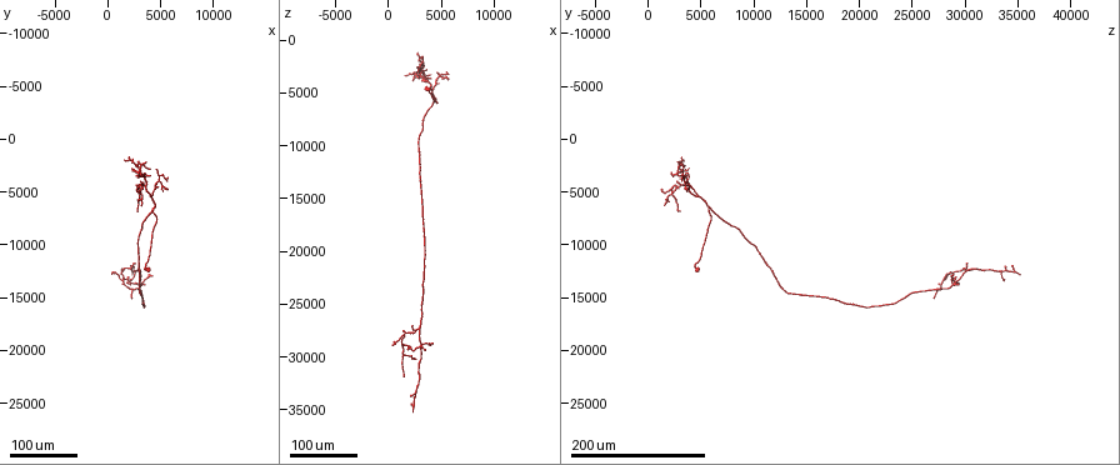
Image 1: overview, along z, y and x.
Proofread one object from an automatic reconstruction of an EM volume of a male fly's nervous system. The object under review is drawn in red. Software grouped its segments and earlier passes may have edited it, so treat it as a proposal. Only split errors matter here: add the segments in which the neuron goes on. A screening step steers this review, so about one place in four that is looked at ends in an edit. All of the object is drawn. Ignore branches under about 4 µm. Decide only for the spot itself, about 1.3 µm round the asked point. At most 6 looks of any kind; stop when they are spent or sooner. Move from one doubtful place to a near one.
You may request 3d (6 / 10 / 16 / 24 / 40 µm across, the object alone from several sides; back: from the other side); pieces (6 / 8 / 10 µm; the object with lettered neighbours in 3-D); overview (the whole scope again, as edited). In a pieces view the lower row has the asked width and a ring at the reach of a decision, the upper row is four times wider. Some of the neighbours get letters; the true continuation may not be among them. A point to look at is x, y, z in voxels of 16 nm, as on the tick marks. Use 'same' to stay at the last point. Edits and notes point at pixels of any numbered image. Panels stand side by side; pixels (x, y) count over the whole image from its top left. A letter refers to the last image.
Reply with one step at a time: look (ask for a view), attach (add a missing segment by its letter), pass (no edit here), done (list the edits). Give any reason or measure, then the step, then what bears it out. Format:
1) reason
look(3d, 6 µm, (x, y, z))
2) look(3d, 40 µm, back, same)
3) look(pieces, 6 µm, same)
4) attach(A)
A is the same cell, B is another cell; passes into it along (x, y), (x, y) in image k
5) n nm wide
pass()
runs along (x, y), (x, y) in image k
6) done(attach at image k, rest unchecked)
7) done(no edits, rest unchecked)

thin end
look(3d, 40 µm, (2000, 15000, 27200))

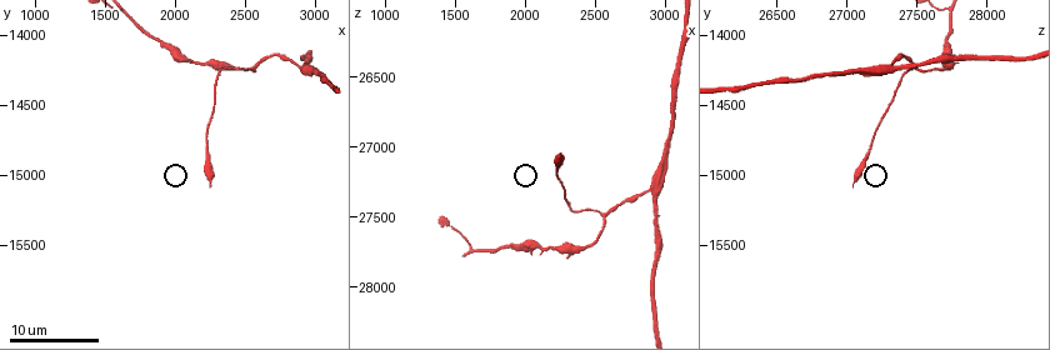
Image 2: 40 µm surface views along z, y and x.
look(pieces, 10 µm, (2240, 15060, 27040))

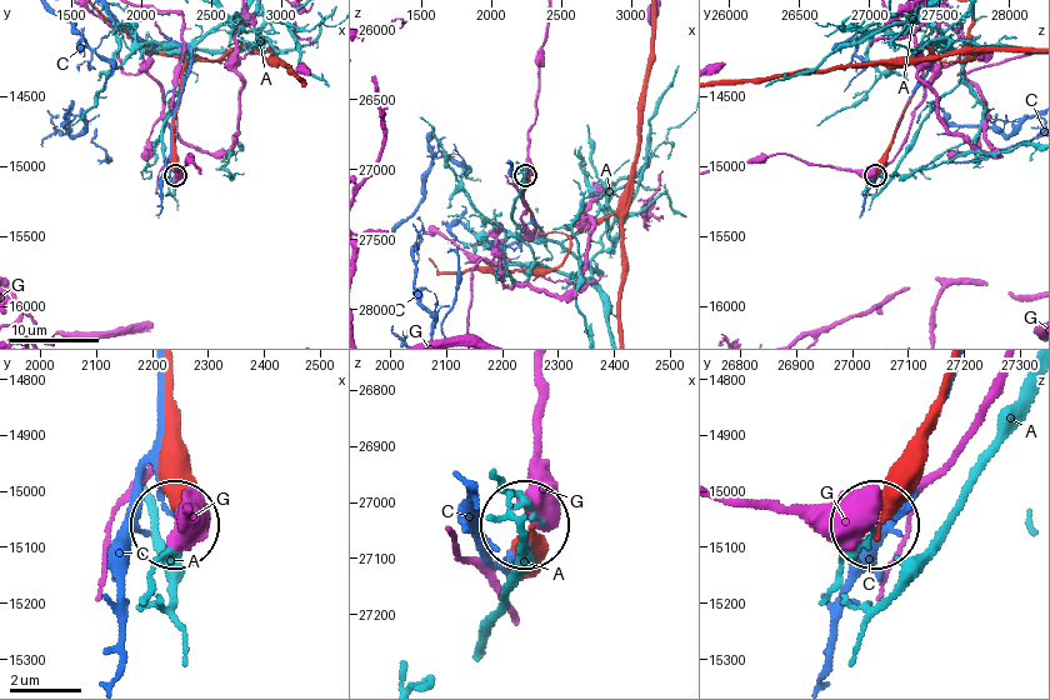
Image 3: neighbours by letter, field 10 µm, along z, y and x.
pass()
A, C and G are other cells; runs along (953, 376), (916, 484), (878, 526) in image 3; none of them fits

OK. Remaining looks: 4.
branch stops here
look(3d, 24 µm, (2400, 13000, 35400))

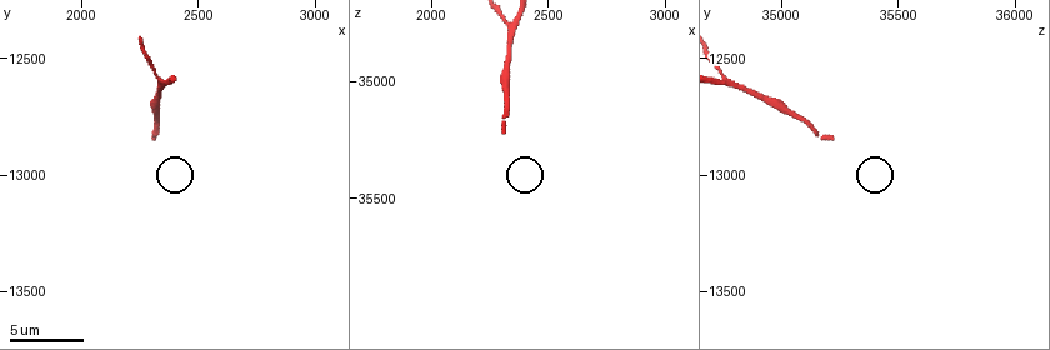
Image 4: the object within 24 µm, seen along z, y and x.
look(pieces, 10 µm, (2300, 12850, 35210))

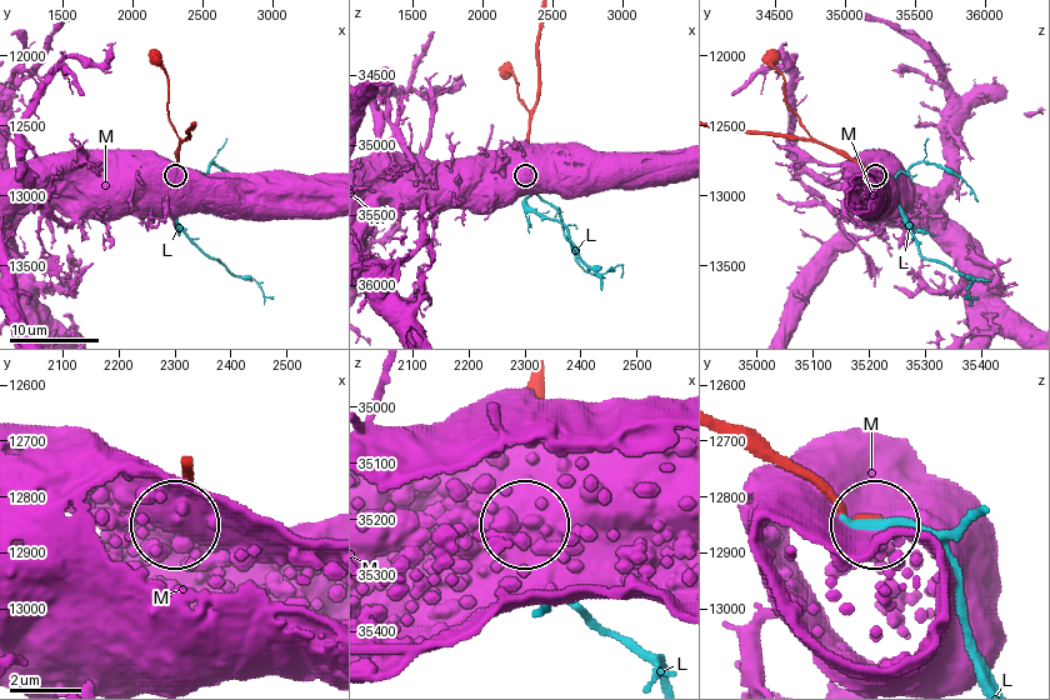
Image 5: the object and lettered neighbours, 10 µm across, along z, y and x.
220 nm wide
pass()
L and M are other cells; runs along (725, 423), (753, 431), (851, 518), (875, 521) in image 5; none of them fits

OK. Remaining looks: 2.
tapers out
look(3d, 24 µm, (1600, 2000, 3400))

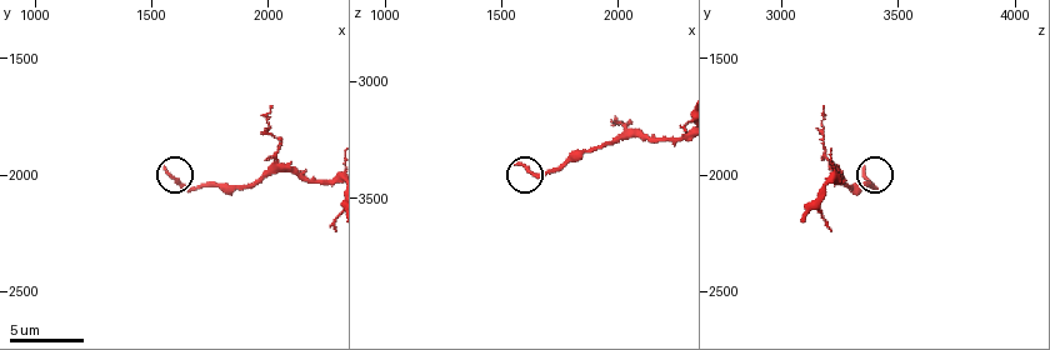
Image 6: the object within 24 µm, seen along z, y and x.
what lies round it
look(pieces, 6 µm, (1550, 1980, 3340))

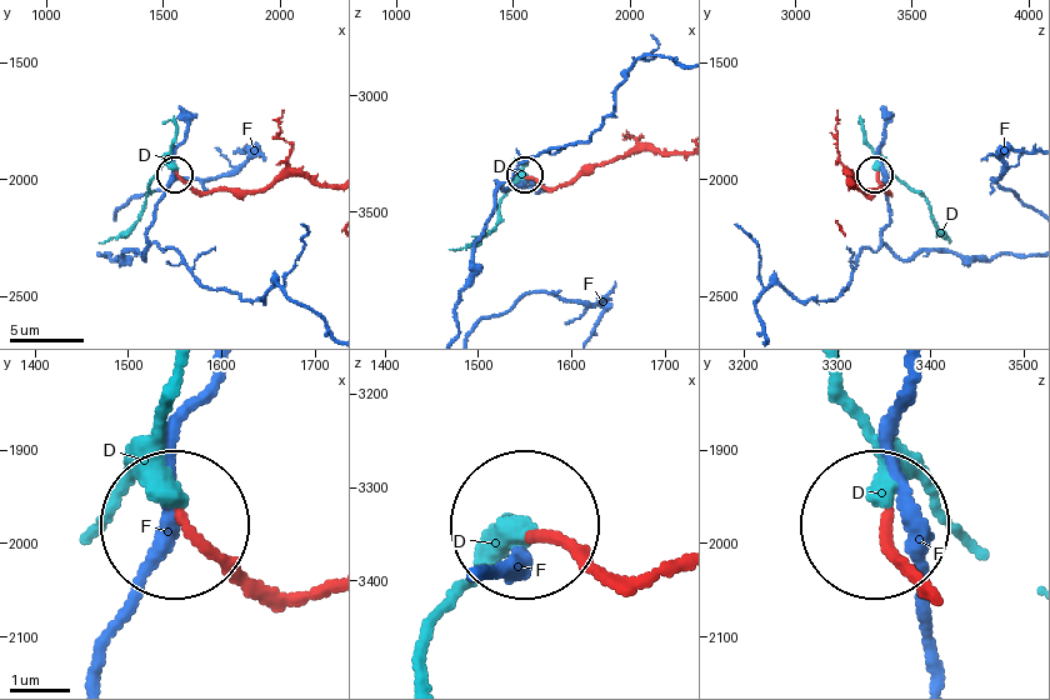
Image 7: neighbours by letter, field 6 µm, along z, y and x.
150 nm wide
attach(D)
D is the same cell, F is another cell; the neuron continues

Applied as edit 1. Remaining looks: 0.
done(attach at image 7, rest unchecked)

